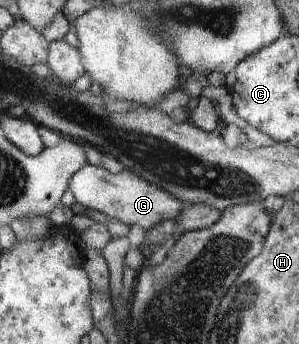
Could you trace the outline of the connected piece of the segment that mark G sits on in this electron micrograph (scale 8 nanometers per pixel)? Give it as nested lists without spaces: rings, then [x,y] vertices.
[[[88,162],[75,173],[68,184],[68,190],[76,202],[80,202],[89,210],[103,212],[107,219],[115,218],[127,226],[141,226],[150,230],[165,220],[178,220],[184,202],[172,197],[159,186],[141,178],[138,174],[125,168],[120,173],[96,167]]]

